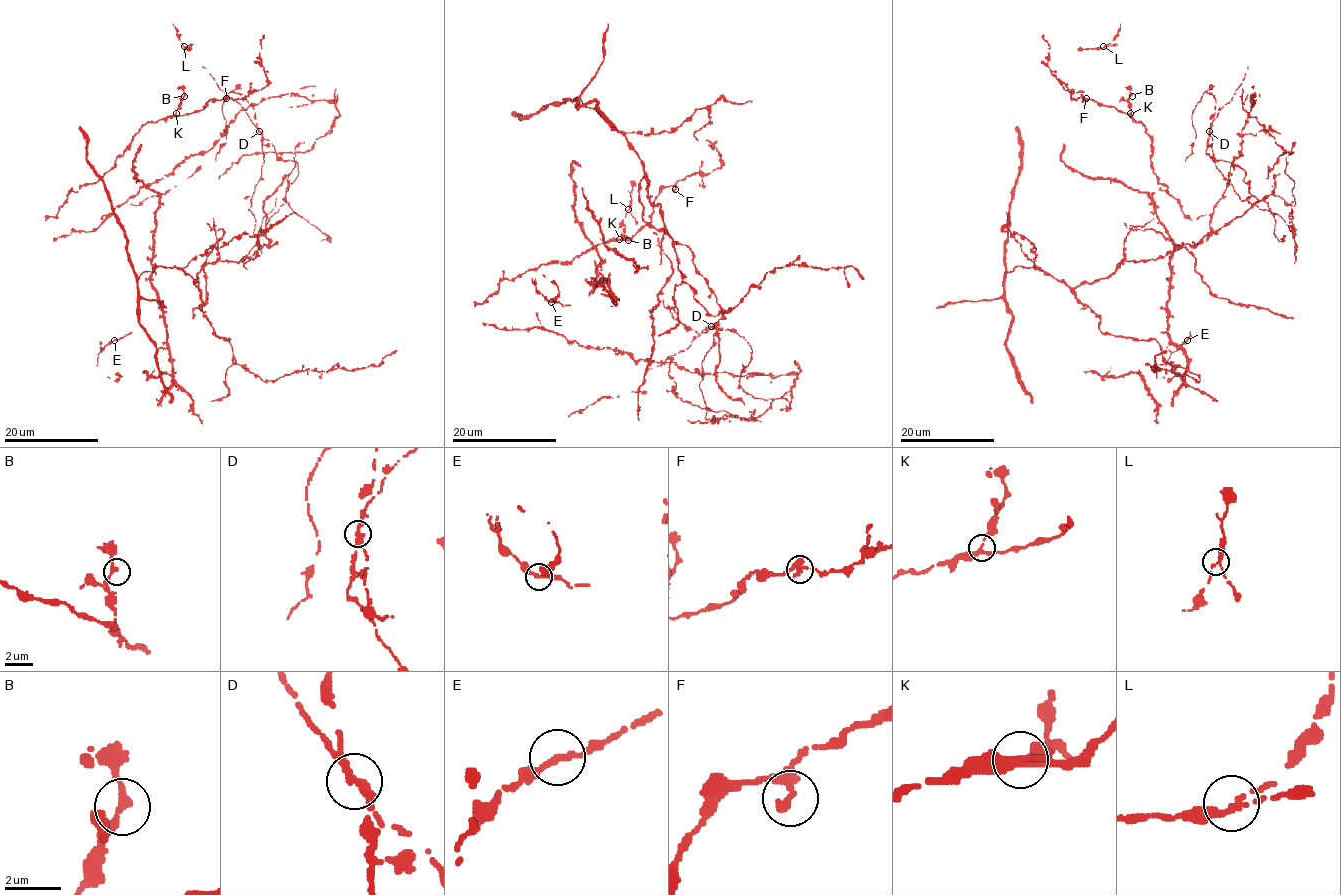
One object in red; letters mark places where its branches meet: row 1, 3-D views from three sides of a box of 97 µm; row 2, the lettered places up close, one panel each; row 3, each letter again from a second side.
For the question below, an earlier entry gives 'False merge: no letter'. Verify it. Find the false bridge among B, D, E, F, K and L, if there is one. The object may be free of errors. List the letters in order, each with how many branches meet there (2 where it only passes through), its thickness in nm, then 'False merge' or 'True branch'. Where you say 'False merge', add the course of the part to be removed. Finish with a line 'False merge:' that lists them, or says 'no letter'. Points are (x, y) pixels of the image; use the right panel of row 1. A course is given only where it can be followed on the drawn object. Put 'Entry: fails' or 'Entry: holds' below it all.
B: Branches: 2. Thickness 260 nm. True branch
D: Branches: 3. Thickness 280 nm. False merge
E: Branches: 2. Thickness 280 nm. True branch
F: Branches: 3. Thickness 240 nm. True branch
K: Branches: 3. Thickness 280 nm. True branch
L: Branches: 3. Thickness 200 nm. True branch
False merge: D
Entry: fails

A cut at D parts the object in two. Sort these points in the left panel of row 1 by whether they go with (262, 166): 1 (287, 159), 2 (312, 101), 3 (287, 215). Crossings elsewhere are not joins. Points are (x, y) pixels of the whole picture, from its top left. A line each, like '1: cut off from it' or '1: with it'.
1: cut off from it
2: cut off from it
3: cut off from it

